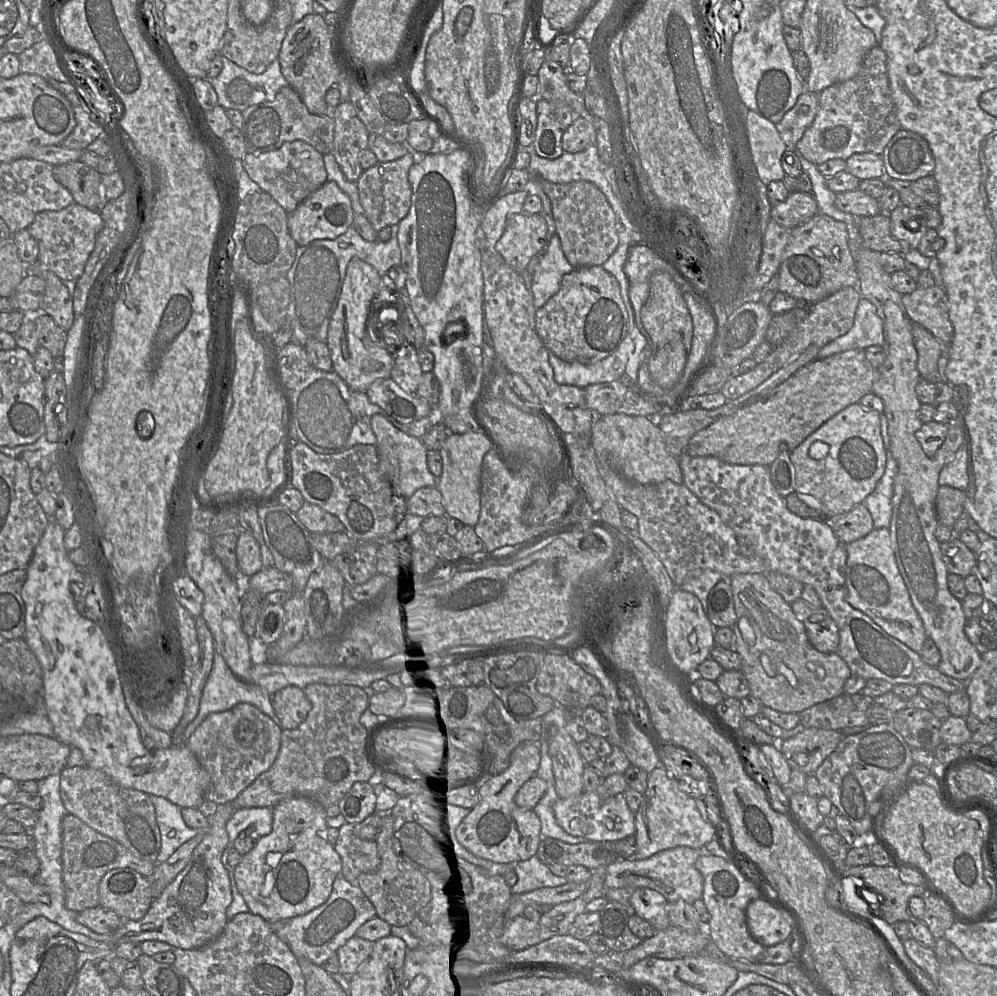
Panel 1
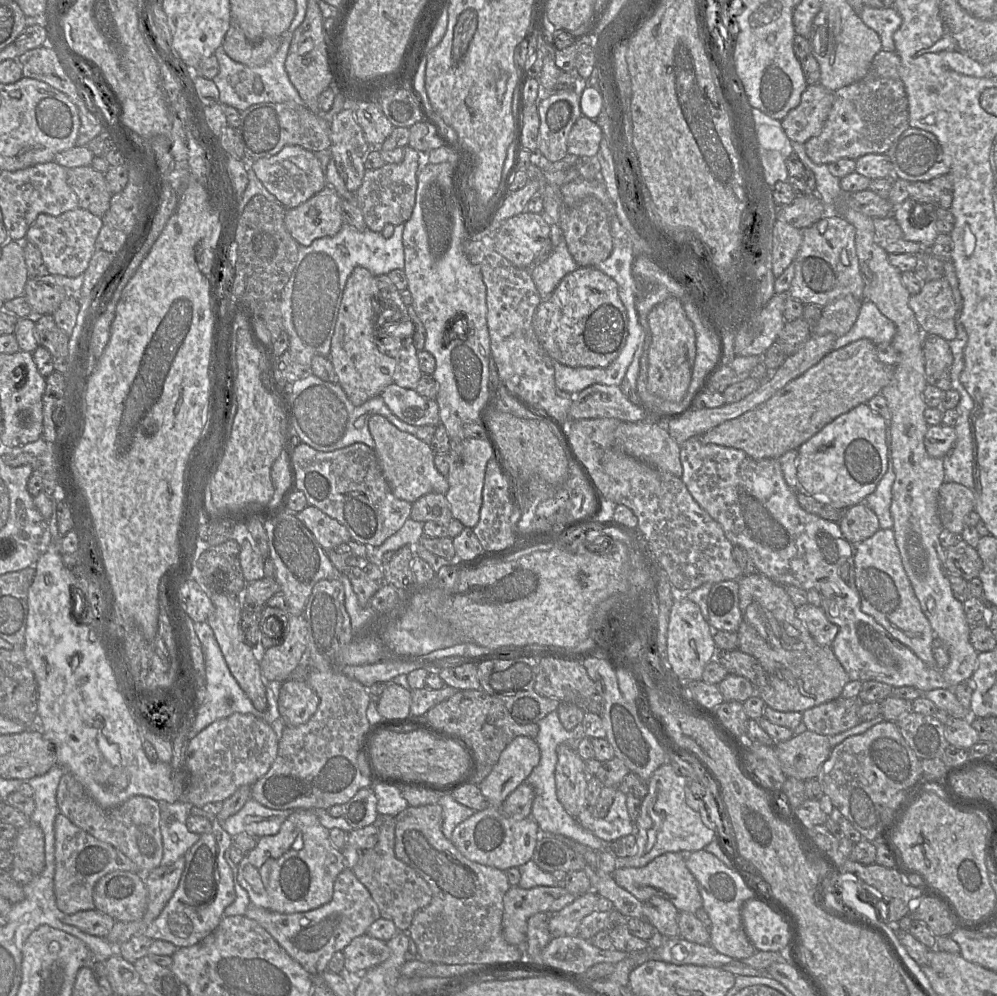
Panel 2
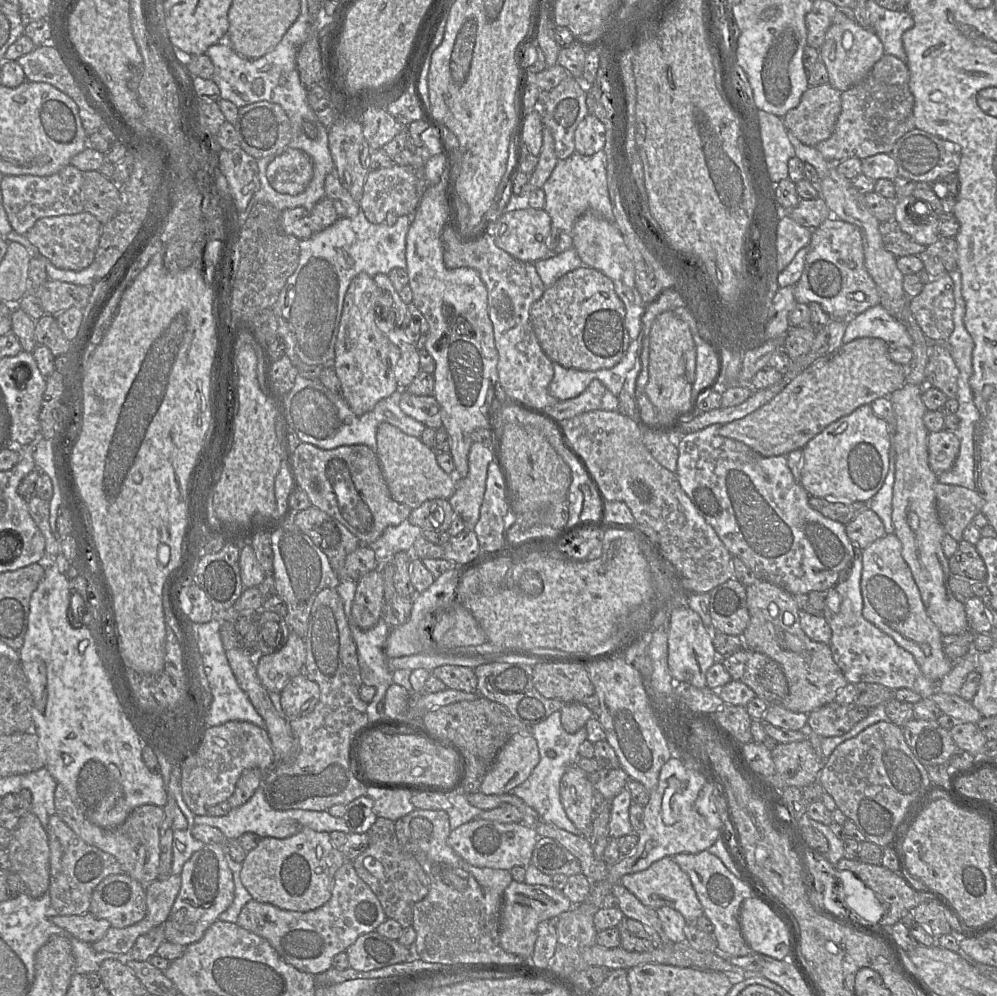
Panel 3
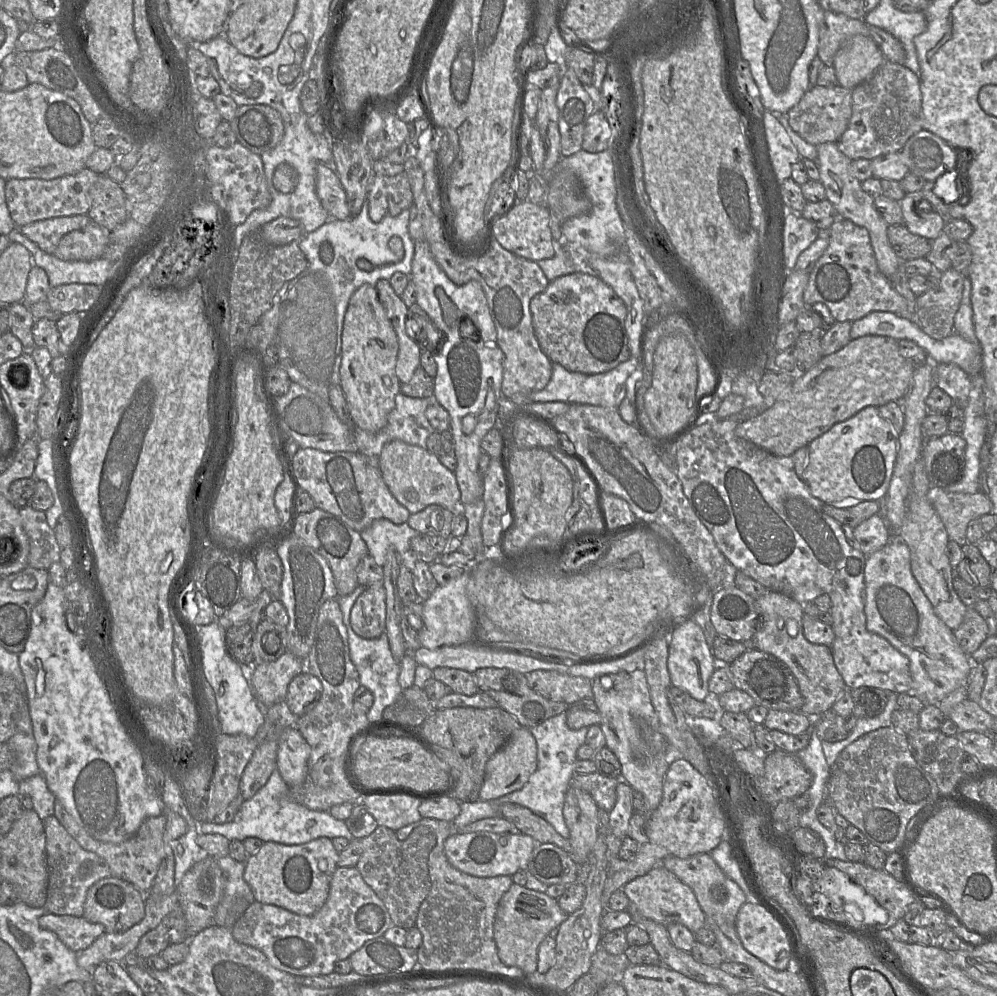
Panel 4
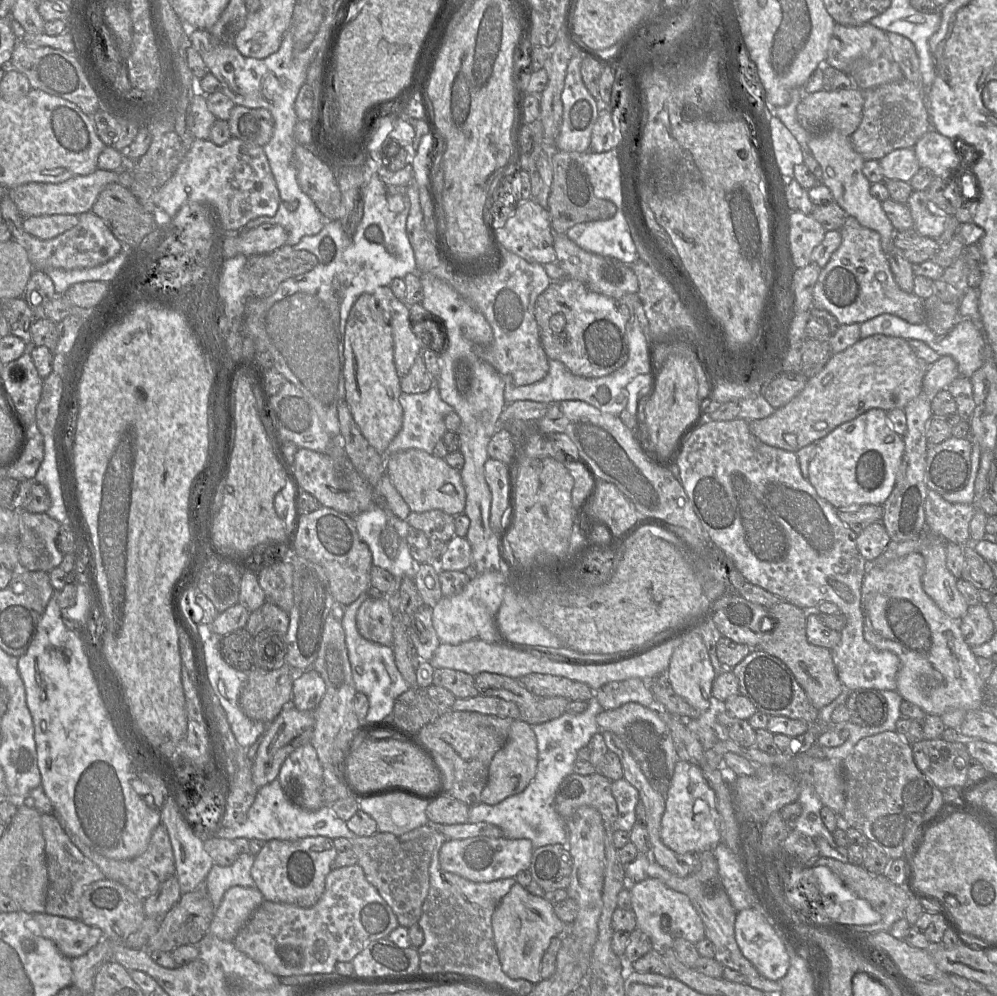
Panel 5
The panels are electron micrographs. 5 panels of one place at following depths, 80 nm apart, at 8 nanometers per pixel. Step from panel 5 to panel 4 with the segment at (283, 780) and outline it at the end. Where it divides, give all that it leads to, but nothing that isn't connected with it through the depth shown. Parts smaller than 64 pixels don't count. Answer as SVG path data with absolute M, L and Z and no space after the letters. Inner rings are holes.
M295 727L285 728L278 738L277 769L289 786L301 785L307 776L310 746Z

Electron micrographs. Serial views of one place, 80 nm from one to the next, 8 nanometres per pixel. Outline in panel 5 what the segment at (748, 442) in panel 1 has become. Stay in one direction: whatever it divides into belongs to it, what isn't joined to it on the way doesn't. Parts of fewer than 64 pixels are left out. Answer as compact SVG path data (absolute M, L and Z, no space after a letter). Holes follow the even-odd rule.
M877 334L877 335L869 336L867 338L860 339L858 342L856 342L854 345L847 348L846 350L832 355L832 357L829 359L829 361L824 366L824 368L817 375L808 379L804 389L799 394L797 394L794 398L792 398L786 405L778 409L775 409L773 414L771 414L770 416L766 418L753 420L753 421L747 421L749 430L760 441L762 441L763 443L769 446L773 446L776 448L780 448L786 451L796 453L798 450L800 450L804 446L807 446L810 443L816 443L821 438L827 436L839 425L855 419L856 417L858 417L859 415L863 414L864 412L870 409L880 409L884 411L890 411L893 409L904 409L904 407L907 405L909 401L917 397L922 392L923 379L926 375L928 367L929 365L925 361L918 358L913 353L912 349L910 348L908 344L908 341L903 338Z

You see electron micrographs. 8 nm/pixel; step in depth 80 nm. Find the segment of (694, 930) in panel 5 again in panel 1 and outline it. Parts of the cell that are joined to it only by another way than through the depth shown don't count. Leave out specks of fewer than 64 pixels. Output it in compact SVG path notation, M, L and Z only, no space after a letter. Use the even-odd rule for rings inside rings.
M679 846L660 851L643 860L624 859L606 866L605 889L622 888L628 891L629 898L637 888L649 888L659 892L668 902L684 900L693 904L702 898L703 877L696 868L700 851Z

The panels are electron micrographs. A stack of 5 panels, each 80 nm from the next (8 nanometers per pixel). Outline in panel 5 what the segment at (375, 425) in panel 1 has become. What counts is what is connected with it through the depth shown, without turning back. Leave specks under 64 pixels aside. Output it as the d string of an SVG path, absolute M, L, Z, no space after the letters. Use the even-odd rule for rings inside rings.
M409 449L389 456L385 463L386 474L411 512L441 510L452 516L464 512L466 492L460 471L451 468L444 459L423 450Z

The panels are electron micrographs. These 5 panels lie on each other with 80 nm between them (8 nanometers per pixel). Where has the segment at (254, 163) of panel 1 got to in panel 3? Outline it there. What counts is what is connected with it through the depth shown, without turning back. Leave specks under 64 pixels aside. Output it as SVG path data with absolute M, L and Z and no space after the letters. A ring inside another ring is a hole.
M286 148L269 163L266 176L275 191L295 196L309 184L313 176L313 164L303 151Z

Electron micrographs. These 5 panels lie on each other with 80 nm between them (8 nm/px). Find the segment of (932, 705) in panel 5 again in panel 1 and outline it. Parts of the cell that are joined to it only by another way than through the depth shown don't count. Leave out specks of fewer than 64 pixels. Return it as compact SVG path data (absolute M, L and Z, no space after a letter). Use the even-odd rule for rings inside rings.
M874 528L865 537L845 544L846 600L868 615L890 636L920 654L927 639L923 622L914 608L908 588L897 566L889 528Z

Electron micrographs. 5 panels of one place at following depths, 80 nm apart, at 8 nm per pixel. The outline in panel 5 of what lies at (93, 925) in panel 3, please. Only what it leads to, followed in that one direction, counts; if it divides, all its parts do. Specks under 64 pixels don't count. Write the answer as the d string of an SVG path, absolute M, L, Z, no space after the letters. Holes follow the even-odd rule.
M43 912L33 913L33 920L40 935L53 941L58 950L70 959L87 953L104 938L101 929L88 926L80 919Z

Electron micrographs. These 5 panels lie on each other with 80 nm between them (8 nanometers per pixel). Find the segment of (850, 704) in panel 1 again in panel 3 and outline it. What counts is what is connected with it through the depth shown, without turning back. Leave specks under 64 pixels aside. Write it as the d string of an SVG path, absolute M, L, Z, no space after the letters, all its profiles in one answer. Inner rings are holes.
M833 701L809 713L807 724L818 737L842 736L854 726L848 711L849 705L840 705Z

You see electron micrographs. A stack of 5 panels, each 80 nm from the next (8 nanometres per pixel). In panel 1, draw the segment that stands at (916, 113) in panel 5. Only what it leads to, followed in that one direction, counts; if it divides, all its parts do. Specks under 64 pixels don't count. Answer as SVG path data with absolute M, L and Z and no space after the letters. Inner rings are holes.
M878 45L865 55L861 69L854 78L832 85L818 95L819 108L816 116L795 146L804 158L815 165L832 159L846 161L857 153L881 155L891 138L901 129L889 86L887 55Z

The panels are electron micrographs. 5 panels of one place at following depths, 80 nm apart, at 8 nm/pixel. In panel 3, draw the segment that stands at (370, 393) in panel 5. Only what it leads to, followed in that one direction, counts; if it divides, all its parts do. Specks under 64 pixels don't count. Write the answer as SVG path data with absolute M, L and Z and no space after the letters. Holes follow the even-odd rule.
M361 272L352 280L345 295L334 363L342 396L358 416L371 411L379 401L399 389L395 368L400 350L376 324L377 307L384 311L386 318L395 317L394 302L390 295L377 286L373 277Z

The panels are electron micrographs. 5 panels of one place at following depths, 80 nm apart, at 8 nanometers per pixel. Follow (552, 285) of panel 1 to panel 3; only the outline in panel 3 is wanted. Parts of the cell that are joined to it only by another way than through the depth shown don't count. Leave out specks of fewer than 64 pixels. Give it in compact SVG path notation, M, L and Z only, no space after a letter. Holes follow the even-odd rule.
M560 231L556 255L534 262L535 269L545 289L552 286L560 277L583 265L576 250L572 247L570 232Z

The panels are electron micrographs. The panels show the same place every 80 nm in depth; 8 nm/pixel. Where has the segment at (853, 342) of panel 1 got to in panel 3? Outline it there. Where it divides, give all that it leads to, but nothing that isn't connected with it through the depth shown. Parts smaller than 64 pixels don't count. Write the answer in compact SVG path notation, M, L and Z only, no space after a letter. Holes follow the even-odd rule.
M880 305L871 307L847 321L843 344L858 338L881 339L887 344L907 348L913 346L913 340L905 325L893 318Z

